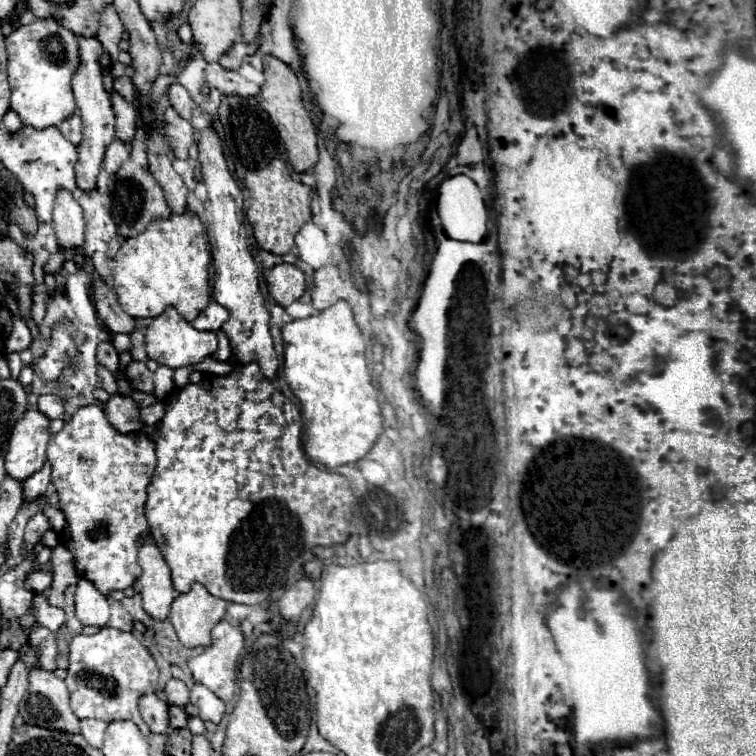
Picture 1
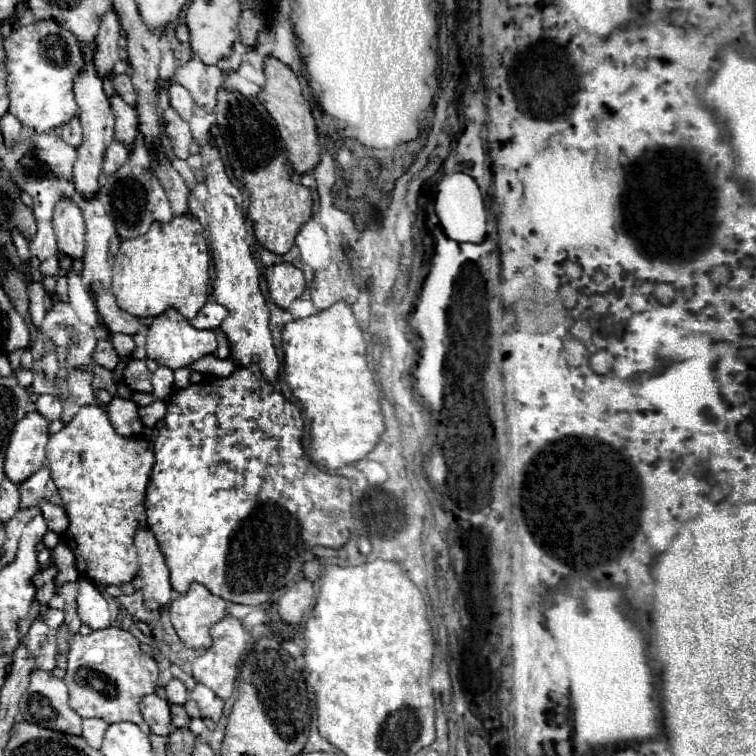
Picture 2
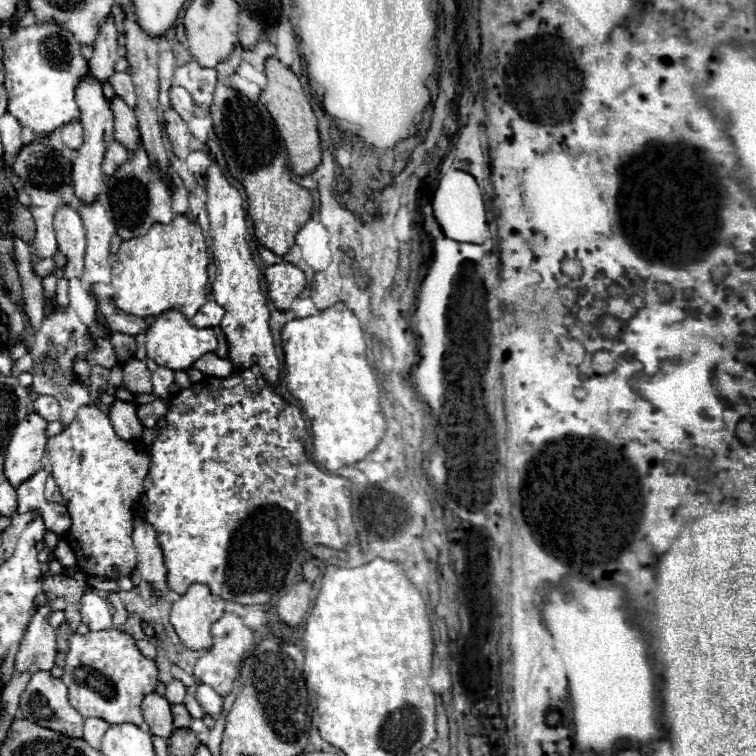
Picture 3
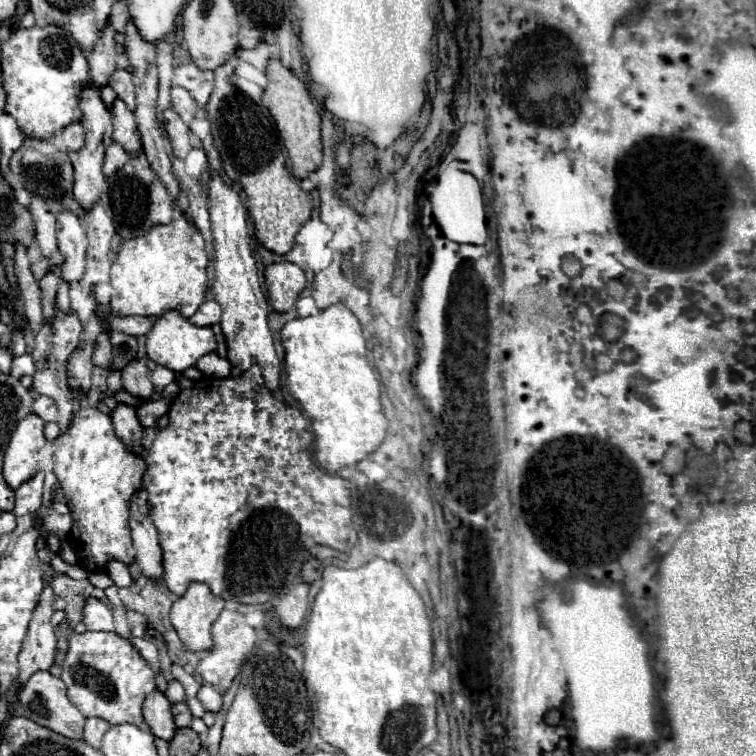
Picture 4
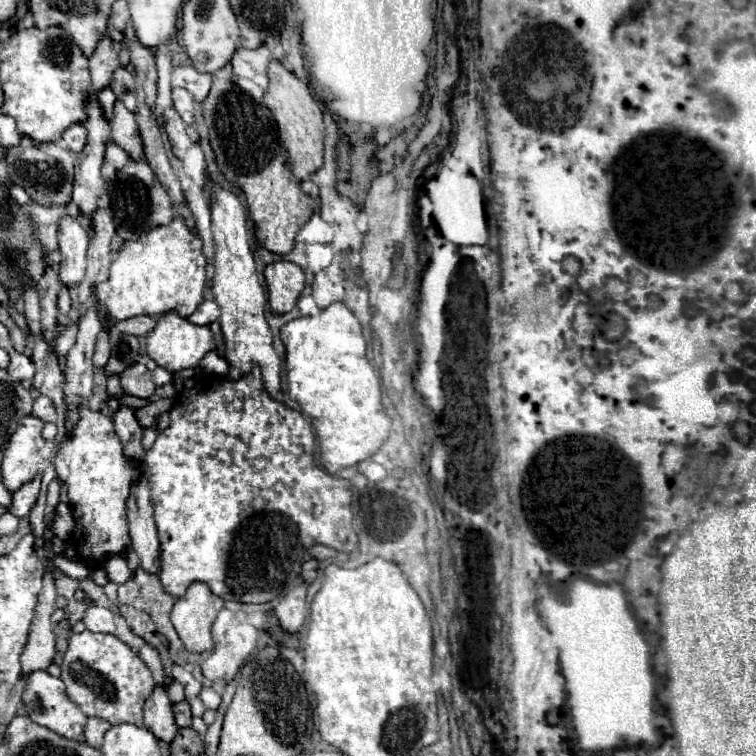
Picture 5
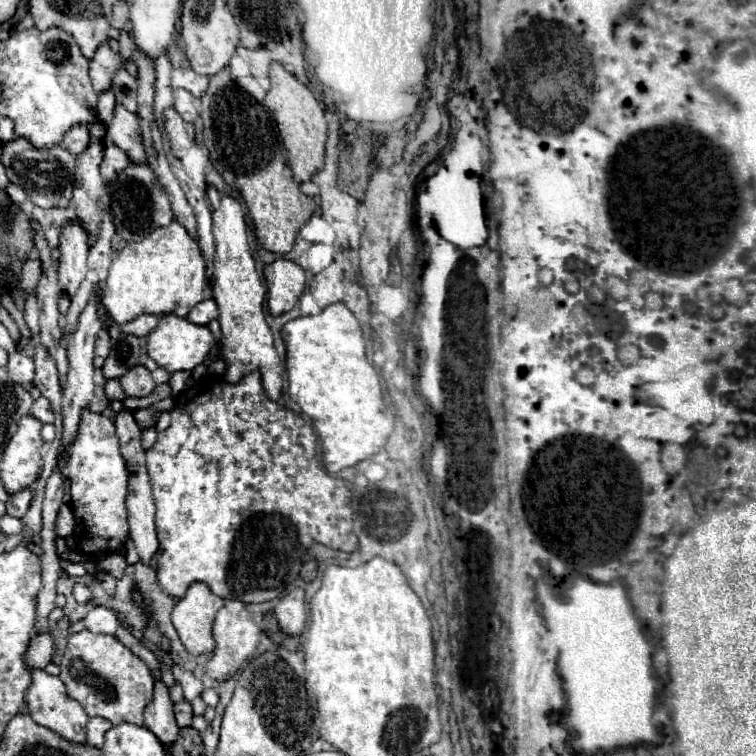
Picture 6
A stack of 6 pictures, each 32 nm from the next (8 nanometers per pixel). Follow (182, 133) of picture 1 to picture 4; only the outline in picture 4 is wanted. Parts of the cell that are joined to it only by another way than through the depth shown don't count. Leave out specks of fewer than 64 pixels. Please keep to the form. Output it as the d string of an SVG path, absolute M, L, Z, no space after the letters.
M164 110L164 120L166 120L166 134L170 138L172 150L176 158L186 158L190 150L190 138L188 138L188 126L182 122L182 118L172 110Z

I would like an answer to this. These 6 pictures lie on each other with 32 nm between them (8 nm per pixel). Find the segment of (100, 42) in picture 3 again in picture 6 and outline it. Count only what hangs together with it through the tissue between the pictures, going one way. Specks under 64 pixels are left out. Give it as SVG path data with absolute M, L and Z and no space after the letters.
M104 42L104 44L96 50L96 56L90 60L90 78L92 78L94 90L96 90L98 94L110 90L112 78L114 78L116 70L118 70L116 52L112 52L110 46L108 46L108 42Z

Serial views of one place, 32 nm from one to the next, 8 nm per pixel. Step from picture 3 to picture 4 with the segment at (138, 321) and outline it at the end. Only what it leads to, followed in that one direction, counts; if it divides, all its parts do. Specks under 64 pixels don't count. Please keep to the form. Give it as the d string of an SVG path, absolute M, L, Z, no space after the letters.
M110 316L110 326L118 332L124 332L124 334L132 334L132 336L142 336L142 334L148 334L150 328L154 326L154 322L146 316L128 316L128 318L116 318L116 316Z

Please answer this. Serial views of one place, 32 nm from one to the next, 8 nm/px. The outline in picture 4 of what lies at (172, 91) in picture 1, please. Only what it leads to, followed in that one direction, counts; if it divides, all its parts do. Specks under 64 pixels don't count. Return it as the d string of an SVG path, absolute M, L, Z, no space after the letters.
M172 88L172 108L180 114L186 124L190 124L196 112L196 102L184 88Z

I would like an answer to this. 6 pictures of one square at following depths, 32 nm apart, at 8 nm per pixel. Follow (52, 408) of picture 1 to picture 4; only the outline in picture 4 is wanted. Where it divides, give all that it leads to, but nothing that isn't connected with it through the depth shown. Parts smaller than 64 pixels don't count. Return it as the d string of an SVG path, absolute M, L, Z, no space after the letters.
M38 396L34 402L34 414L40 416L44 422L56 422L58 420L58 408L52 398Z

